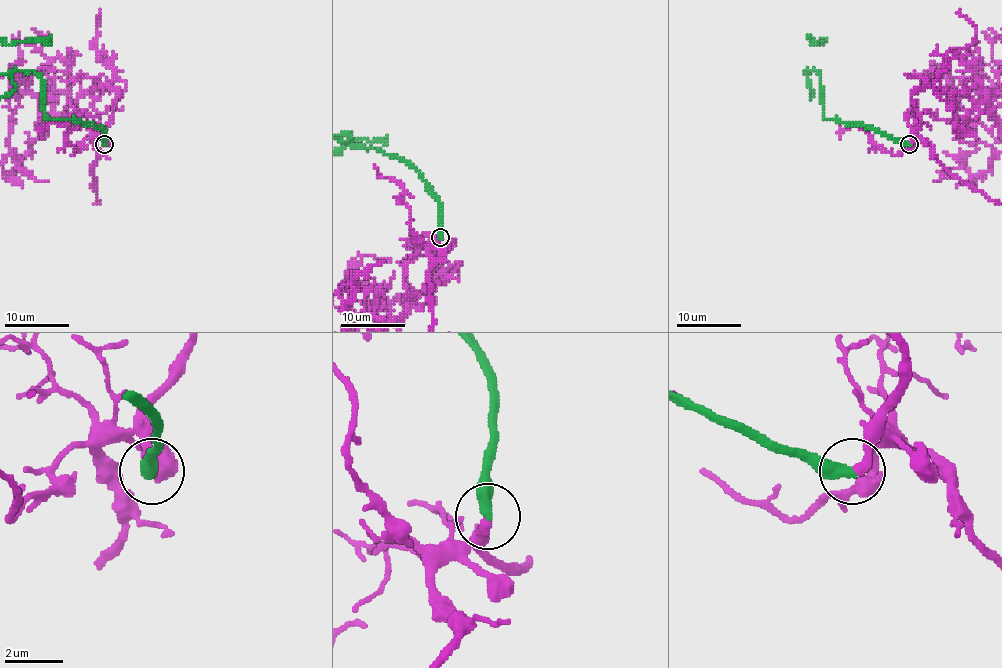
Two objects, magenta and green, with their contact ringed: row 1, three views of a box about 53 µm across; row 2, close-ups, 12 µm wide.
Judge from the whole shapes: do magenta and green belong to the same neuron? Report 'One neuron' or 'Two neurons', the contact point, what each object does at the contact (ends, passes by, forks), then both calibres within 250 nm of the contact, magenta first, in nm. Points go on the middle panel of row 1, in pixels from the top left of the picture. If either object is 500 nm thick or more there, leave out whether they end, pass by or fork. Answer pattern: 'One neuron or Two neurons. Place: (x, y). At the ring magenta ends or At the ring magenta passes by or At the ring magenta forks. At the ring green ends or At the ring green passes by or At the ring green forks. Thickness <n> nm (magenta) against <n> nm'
One neuron. Place: (440, 237). At the ring magenta ends. At the ring green ends. Thickness 340 nm (magenta) against 400 nm

